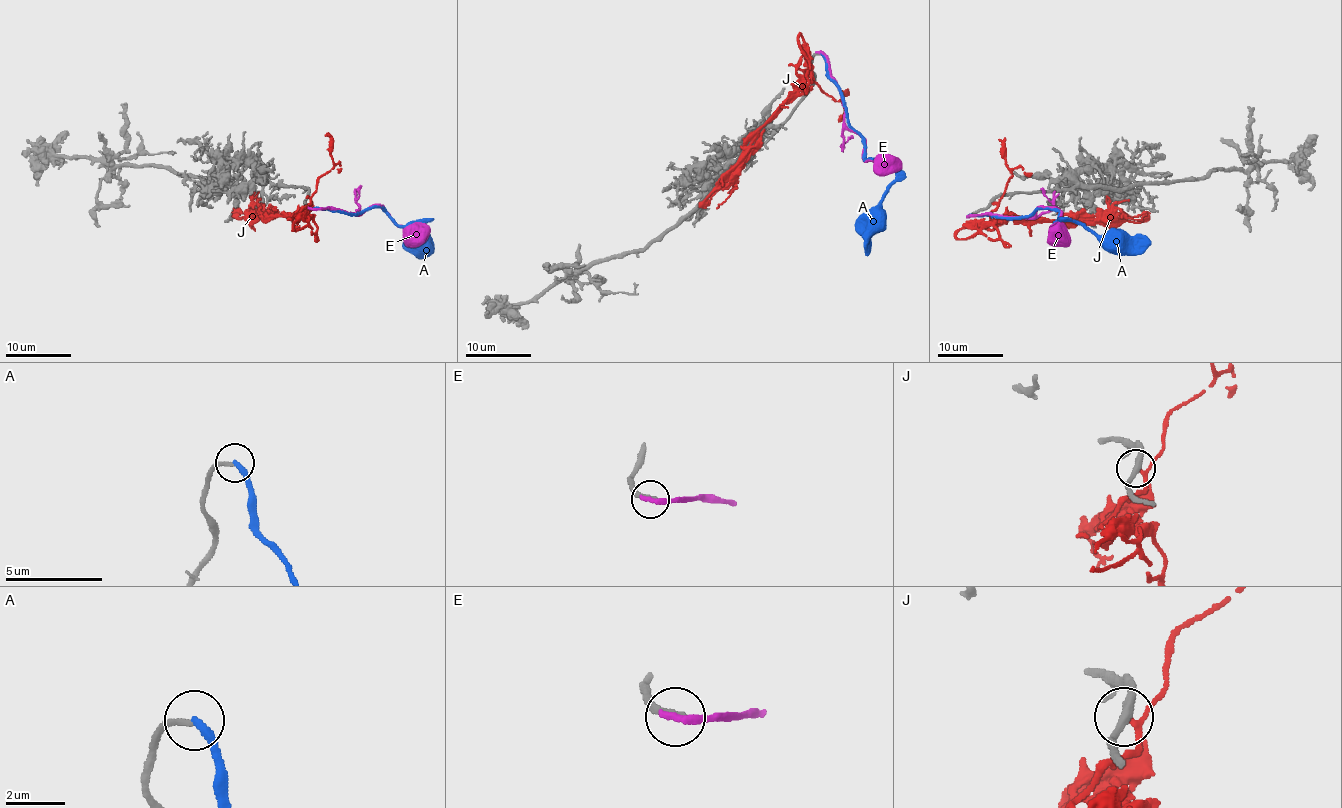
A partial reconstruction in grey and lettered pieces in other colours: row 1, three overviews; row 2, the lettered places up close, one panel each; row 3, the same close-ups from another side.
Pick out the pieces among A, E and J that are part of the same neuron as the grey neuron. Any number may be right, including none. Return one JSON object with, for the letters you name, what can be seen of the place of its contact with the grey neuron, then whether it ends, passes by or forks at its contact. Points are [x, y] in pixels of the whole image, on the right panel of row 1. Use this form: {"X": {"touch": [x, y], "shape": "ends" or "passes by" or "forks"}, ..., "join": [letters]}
{"A": {"touch": [969, 215], "shape": "ends"}, "join": ["A"]}

